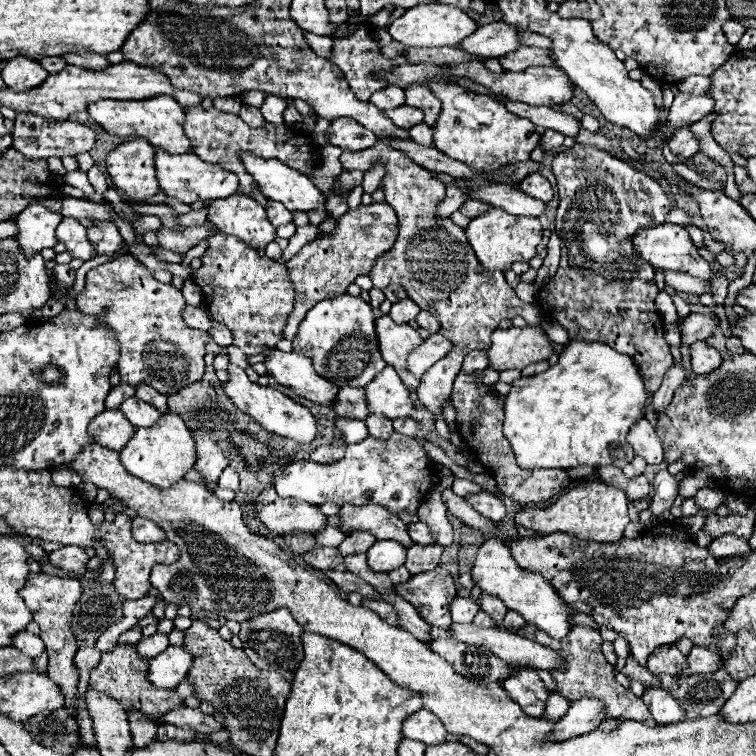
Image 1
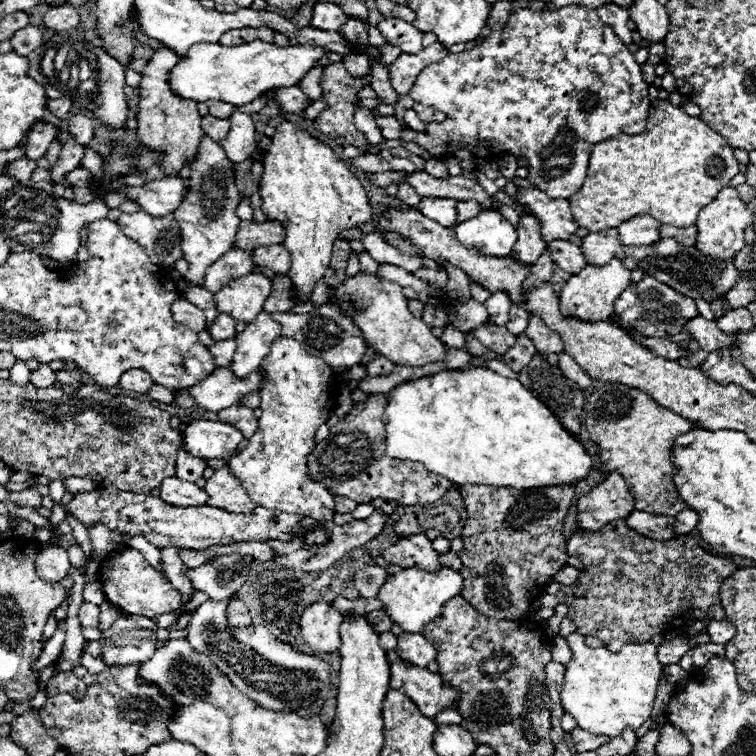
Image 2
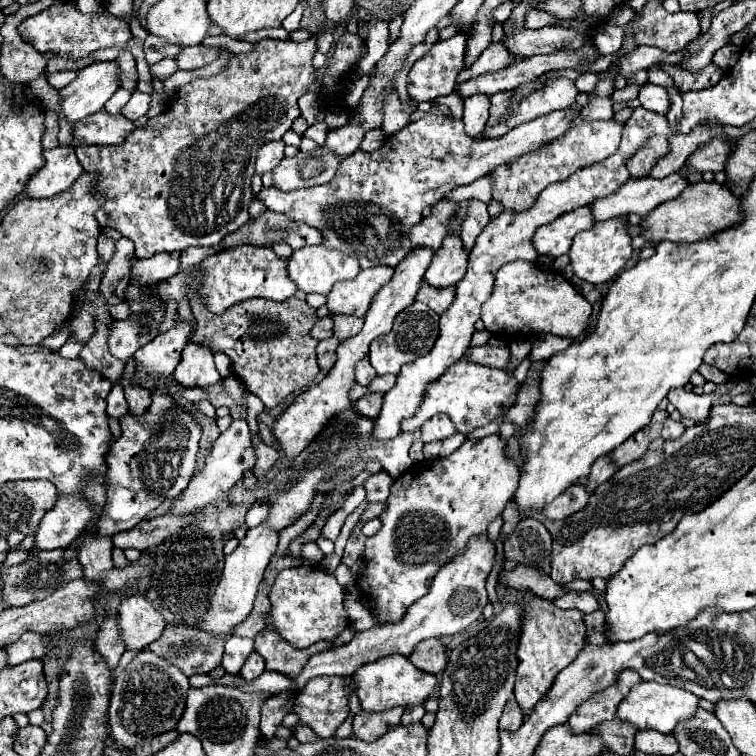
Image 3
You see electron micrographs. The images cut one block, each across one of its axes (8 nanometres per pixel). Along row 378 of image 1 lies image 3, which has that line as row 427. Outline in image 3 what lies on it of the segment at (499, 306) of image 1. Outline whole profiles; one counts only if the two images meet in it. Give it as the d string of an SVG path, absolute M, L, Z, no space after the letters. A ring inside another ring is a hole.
M446 414L432 416L424 426L422 426L422 442L432 442L432 440L444 440L456 432L452 420Z

